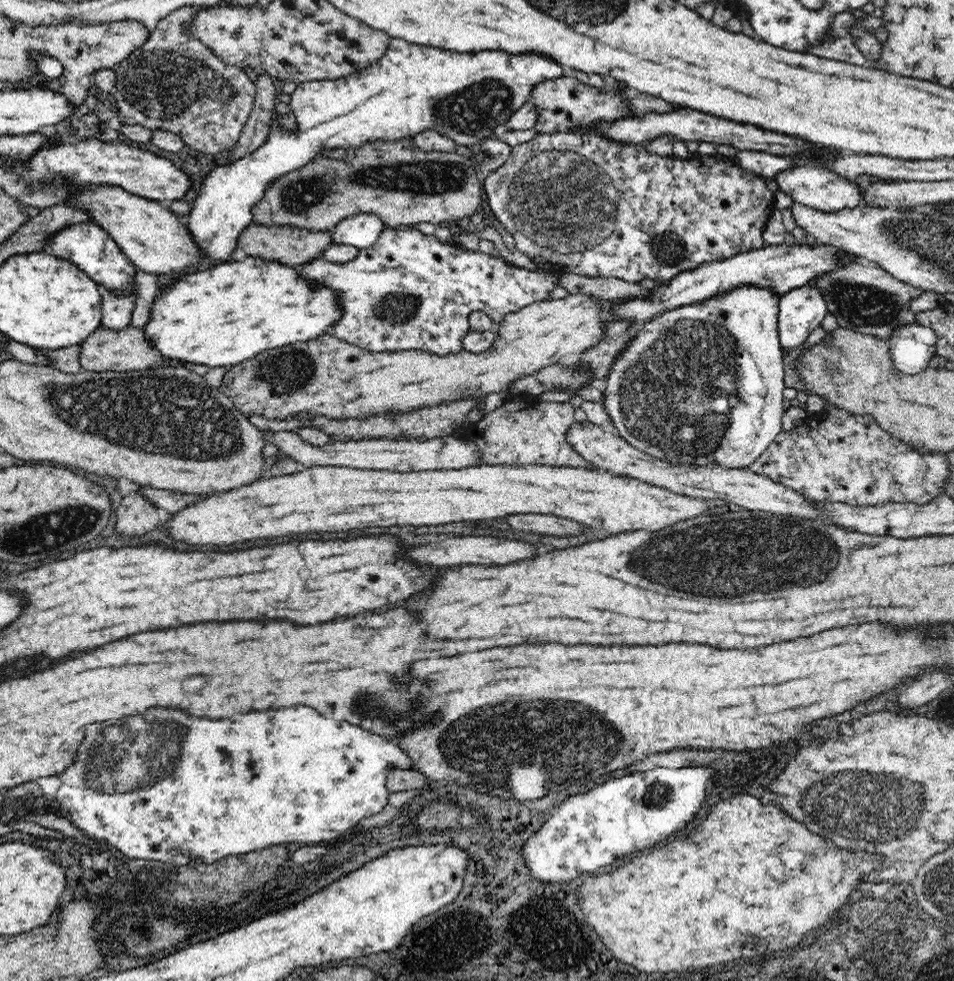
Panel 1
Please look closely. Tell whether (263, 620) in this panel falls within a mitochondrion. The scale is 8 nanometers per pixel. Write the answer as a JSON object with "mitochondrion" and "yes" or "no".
{"mitochondrion":"no"}

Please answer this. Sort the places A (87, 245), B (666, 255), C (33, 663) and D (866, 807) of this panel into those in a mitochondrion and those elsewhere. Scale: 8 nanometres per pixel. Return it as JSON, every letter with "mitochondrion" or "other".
{"A":"other","B":"mitochondrion","C":"other","D":"mitochondrion"}

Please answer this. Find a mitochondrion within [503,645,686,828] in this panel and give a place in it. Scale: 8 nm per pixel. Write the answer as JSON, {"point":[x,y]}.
{"point":[657,794]}

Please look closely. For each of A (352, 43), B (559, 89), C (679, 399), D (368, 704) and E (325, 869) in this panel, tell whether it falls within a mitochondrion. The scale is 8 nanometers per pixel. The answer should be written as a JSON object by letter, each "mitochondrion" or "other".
{"A":"other","B":"other","C":"mitochondrion","D":"mitochondrion","E":"other"}

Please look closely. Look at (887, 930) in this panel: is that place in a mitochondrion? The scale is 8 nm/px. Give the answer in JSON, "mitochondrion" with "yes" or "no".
{"mitochondrion":"no"}

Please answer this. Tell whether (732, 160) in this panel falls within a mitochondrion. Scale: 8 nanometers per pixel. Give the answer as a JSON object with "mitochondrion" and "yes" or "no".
{"mitochondrion":"no"}

